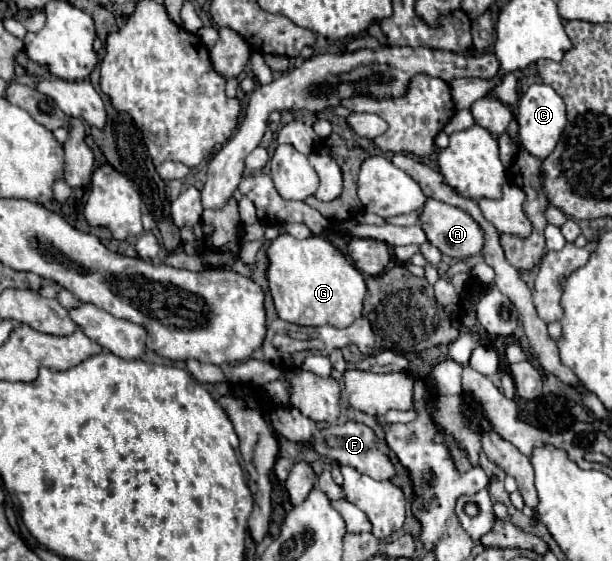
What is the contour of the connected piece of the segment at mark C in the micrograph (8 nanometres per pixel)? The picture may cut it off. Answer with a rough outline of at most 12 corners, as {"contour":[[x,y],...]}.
{"contour":[[532,84],[518,102],[520,144],[544,160],[566,126],[564,100]]}

